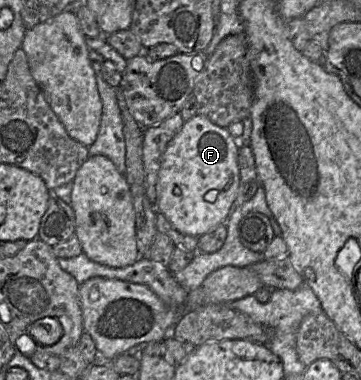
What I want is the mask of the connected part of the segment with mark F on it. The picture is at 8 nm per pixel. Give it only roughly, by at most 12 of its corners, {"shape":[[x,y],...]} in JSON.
{"shape":[[196,114],[163,154],[157,211],[200,237],[226,224],[240,144]]}

